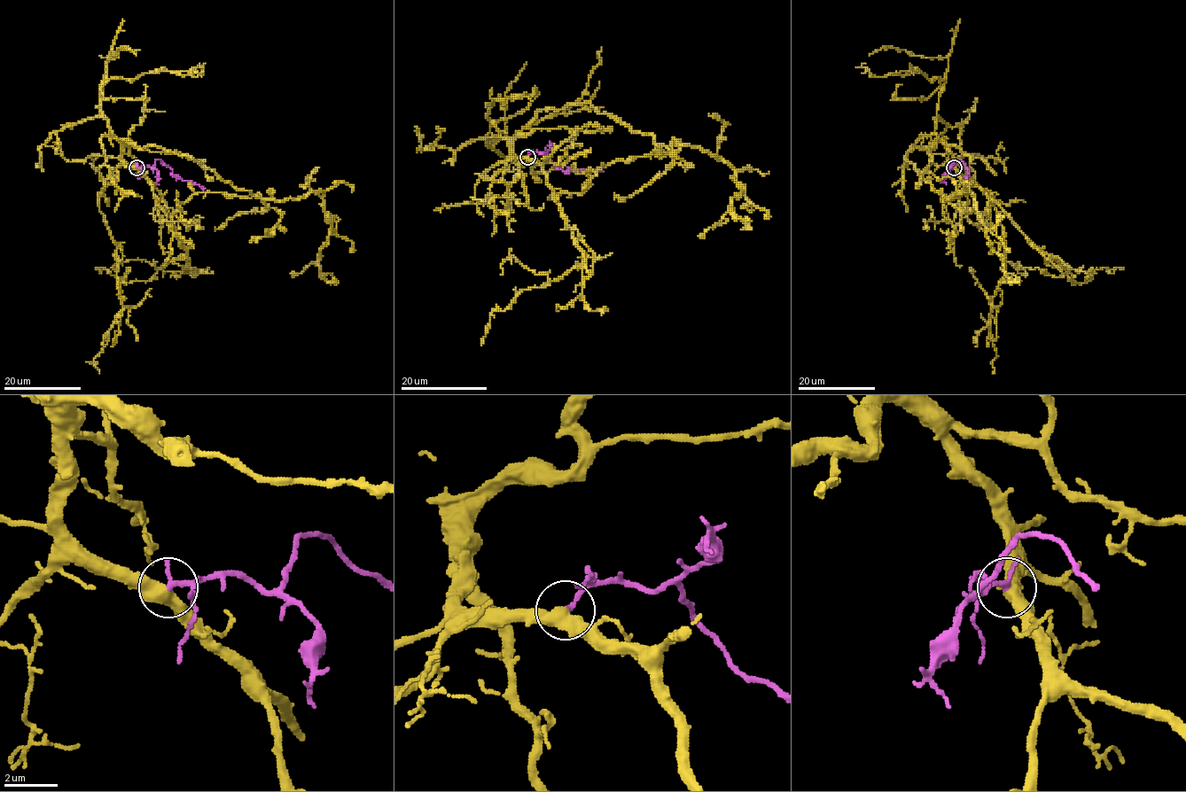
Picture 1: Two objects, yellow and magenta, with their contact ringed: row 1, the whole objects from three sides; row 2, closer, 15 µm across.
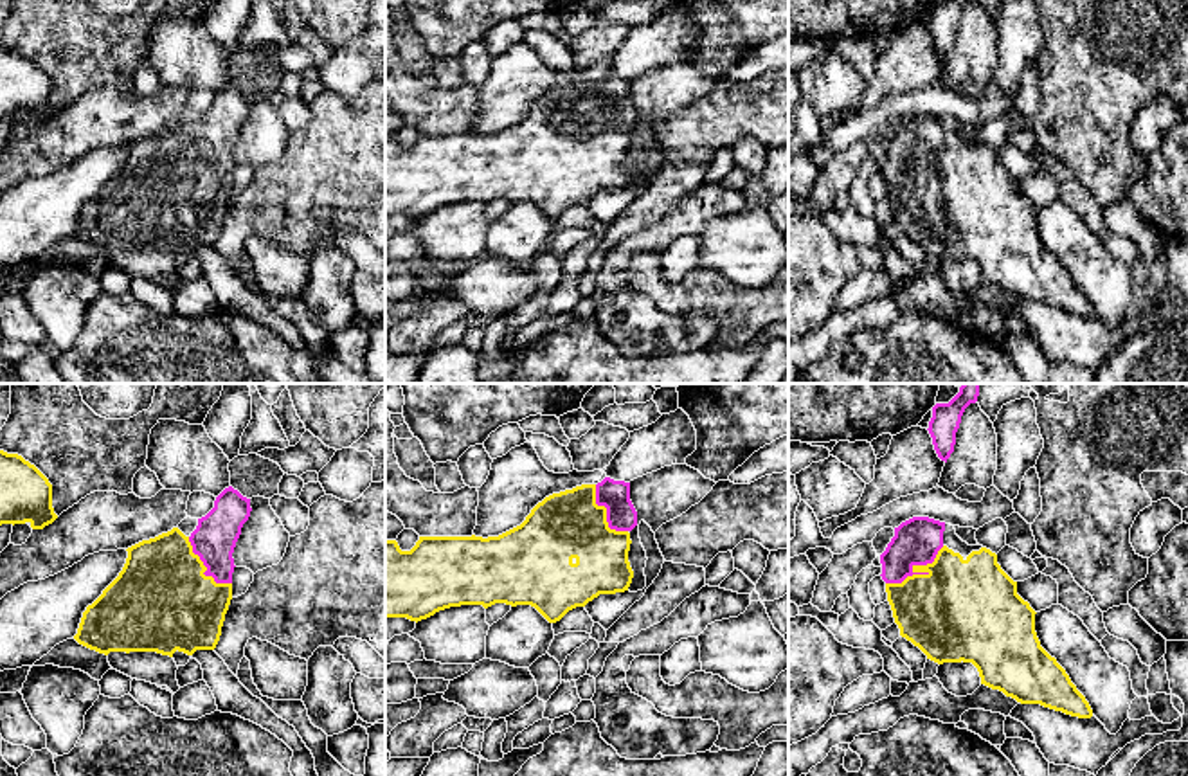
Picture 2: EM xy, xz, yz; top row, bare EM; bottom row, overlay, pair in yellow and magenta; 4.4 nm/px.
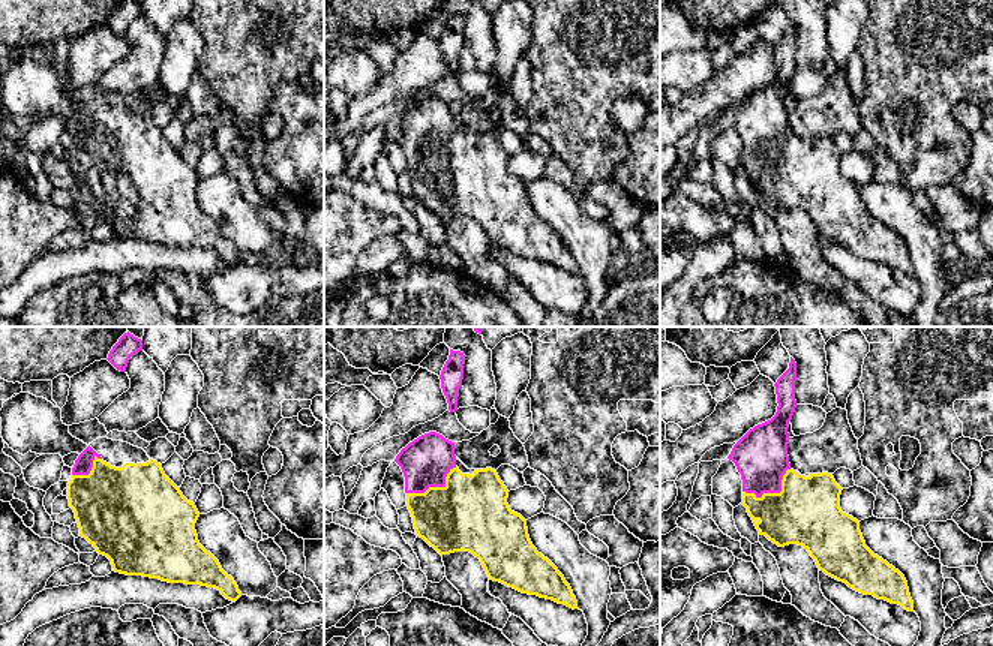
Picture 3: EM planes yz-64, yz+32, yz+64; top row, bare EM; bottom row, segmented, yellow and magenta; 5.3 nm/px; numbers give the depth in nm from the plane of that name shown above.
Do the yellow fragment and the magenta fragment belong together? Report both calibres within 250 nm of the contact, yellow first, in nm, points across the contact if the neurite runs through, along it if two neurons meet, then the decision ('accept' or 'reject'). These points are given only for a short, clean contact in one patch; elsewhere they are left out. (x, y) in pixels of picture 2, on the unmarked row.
380/200 nm | across yz (949, 207), (913, 164), (917, 137) | accept

